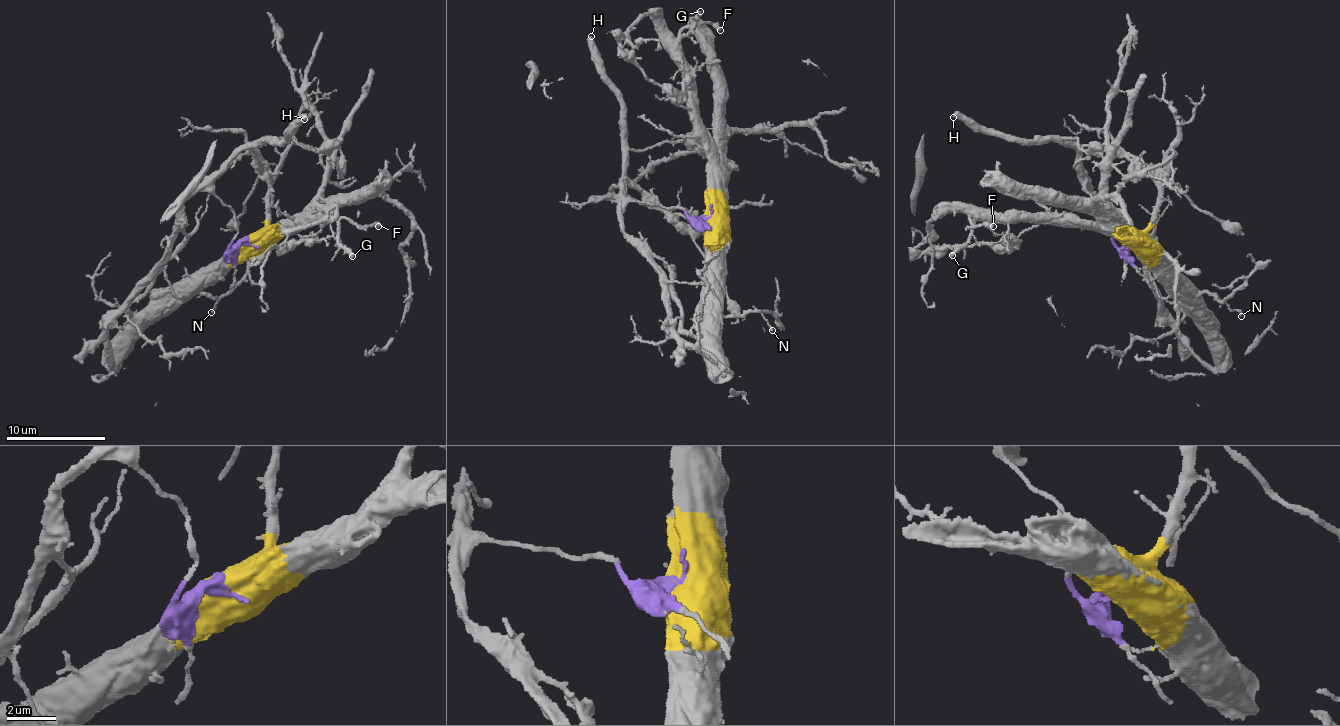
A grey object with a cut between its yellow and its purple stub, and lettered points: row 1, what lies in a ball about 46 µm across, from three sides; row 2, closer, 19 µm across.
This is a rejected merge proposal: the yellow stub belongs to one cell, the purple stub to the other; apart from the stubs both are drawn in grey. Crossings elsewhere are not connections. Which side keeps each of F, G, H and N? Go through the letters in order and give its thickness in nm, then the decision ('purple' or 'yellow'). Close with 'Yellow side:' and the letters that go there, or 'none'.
F: 360 nm thick; yellow
G: 360 nm thick; yellow
H: 480 nm thick; purple
N: 160 nm thick; yellow
Yellow side: F, G, N

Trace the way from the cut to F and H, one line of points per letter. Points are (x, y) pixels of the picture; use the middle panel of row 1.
F: (706, 218), (710, 153), (696, 111), (694, 69), (682, 54), (680, 32), (701, 22), (716, 24), (721, 29)
H: (706, 218), (686, 216), (684, 208), (622, 198), (625, 167), (621, 92), (602, 70), (602, 58), (591, 35)

